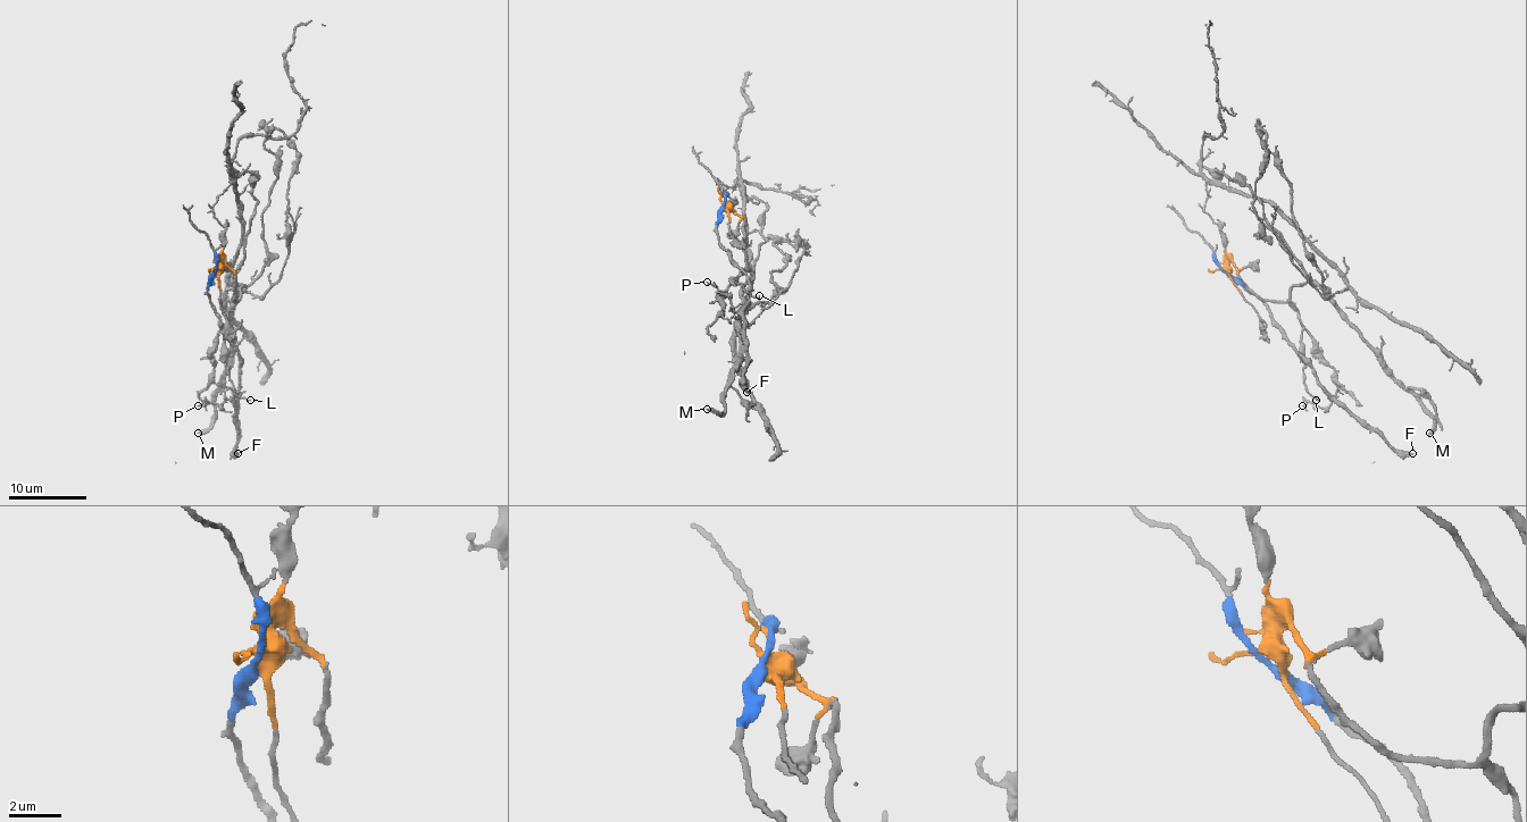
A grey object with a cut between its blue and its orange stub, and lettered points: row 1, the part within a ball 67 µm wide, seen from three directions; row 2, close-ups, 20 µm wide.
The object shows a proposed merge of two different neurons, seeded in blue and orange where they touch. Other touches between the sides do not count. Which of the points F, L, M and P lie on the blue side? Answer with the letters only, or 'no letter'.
F, P

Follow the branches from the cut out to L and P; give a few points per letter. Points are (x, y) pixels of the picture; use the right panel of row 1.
L: (1226, 271), (1234, 267), (1257, 296), (1288, 302), (1298, 312), (1303, 379), (1316, 400)
P: (1226, 273), (1256, 294), (1333, 401), (1327, 407), (1308, 401), (1302, 405)

